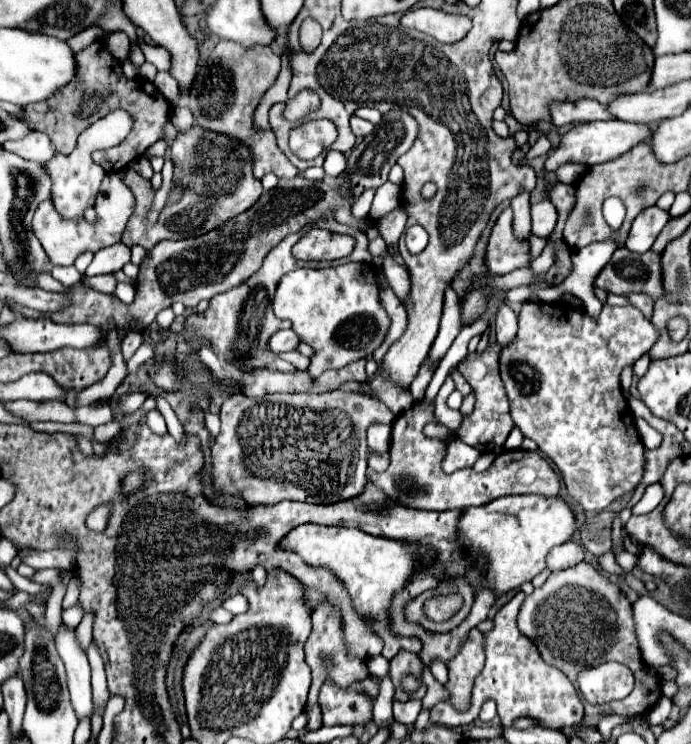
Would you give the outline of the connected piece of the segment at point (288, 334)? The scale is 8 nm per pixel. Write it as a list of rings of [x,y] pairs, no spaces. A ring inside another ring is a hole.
[[[285,329],[285,331],[279,331],[271,337],[269,347],[271,347],[271,351],[281,353],[281,351],[295,351],[299,343],[301,343],[299,335],[295,335],[291,329]]]

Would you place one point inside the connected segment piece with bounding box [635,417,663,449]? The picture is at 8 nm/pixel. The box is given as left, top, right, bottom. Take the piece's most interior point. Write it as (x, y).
(651, 439)

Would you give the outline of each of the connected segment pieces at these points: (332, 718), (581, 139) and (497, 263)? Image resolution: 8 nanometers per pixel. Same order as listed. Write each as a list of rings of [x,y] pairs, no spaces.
[[[323,683],[319,707],[323,711],[323,725],[359,725],[371,721],[373,703],[357,691],[341,689],[335,683]]]
[[[593,121],[593,123],[579,123],[571,131],[567,131],[559,147],[549,153],[545,161],[547,171],[557,171],[565,163],[583,163],[587,167],[597,165],[597,163],[607,163],[613,161],[615,157],[627,153],[631,147],[635,147],[641,141],[647,141],[651,137],[651,129],[641,123],[625,123],[625,121]]]
[[[511,207],[503,209],[503,213],[497,217],[491,229],[489,243],[485,249],[483,263],[495,275],[505,275],[519,267],[529,265],[529,243],[517,241],[513,237],[511,217],[513,217]]]

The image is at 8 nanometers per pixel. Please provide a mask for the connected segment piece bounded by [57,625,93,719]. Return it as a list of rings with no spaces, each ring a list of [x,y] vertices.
[[[61,625],[57,635],[57,651],[67,669],[67,685],[71,693],[71,705],[79,719],[93,715],[91,703],[91,671],[83,649],[75,641],[75,631]]]

